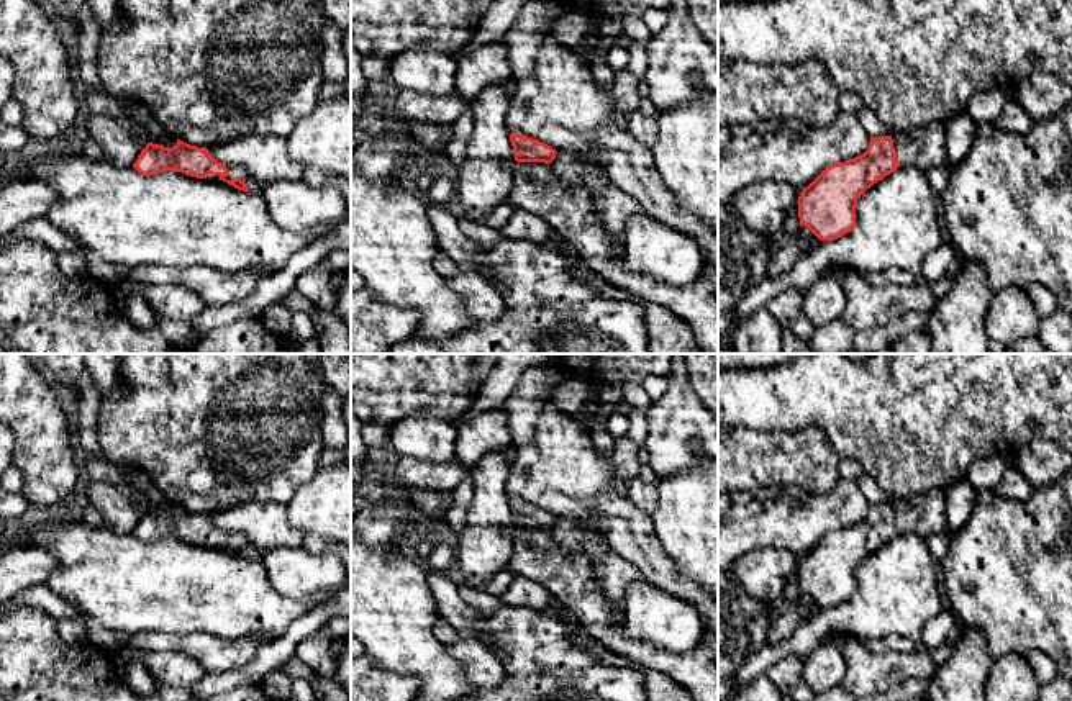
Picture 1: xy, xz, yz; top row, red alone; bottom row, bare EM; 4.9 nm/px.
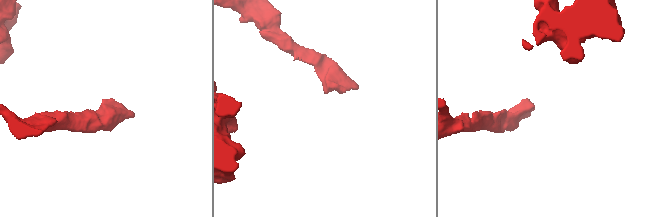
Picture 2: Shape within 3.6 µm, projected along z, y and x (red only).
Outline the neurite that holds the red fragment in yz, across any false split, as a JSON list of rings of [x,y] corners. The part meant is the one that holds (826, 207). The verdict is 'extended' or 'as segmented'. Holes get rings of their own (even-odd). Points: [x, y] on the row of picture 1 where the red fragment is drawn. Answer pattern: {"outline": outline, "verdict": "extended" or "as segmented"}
{"outline": [[[933,121],[892,136],[870,138],[864,154],[826,167],[798,197],[800,226],[808,228],[820,241],[834,241],[851,233],[856,226],[857,198],[874,183],[905,165],[915,165],[923,172],[949,167],[946,123]]], "verdict": "extended"}

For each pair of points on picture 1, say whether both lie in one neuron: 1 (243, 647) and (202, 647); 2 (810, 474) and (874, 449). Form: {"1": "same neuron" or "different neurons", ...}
{"1": "same neuron", "2": "different neurons"}

